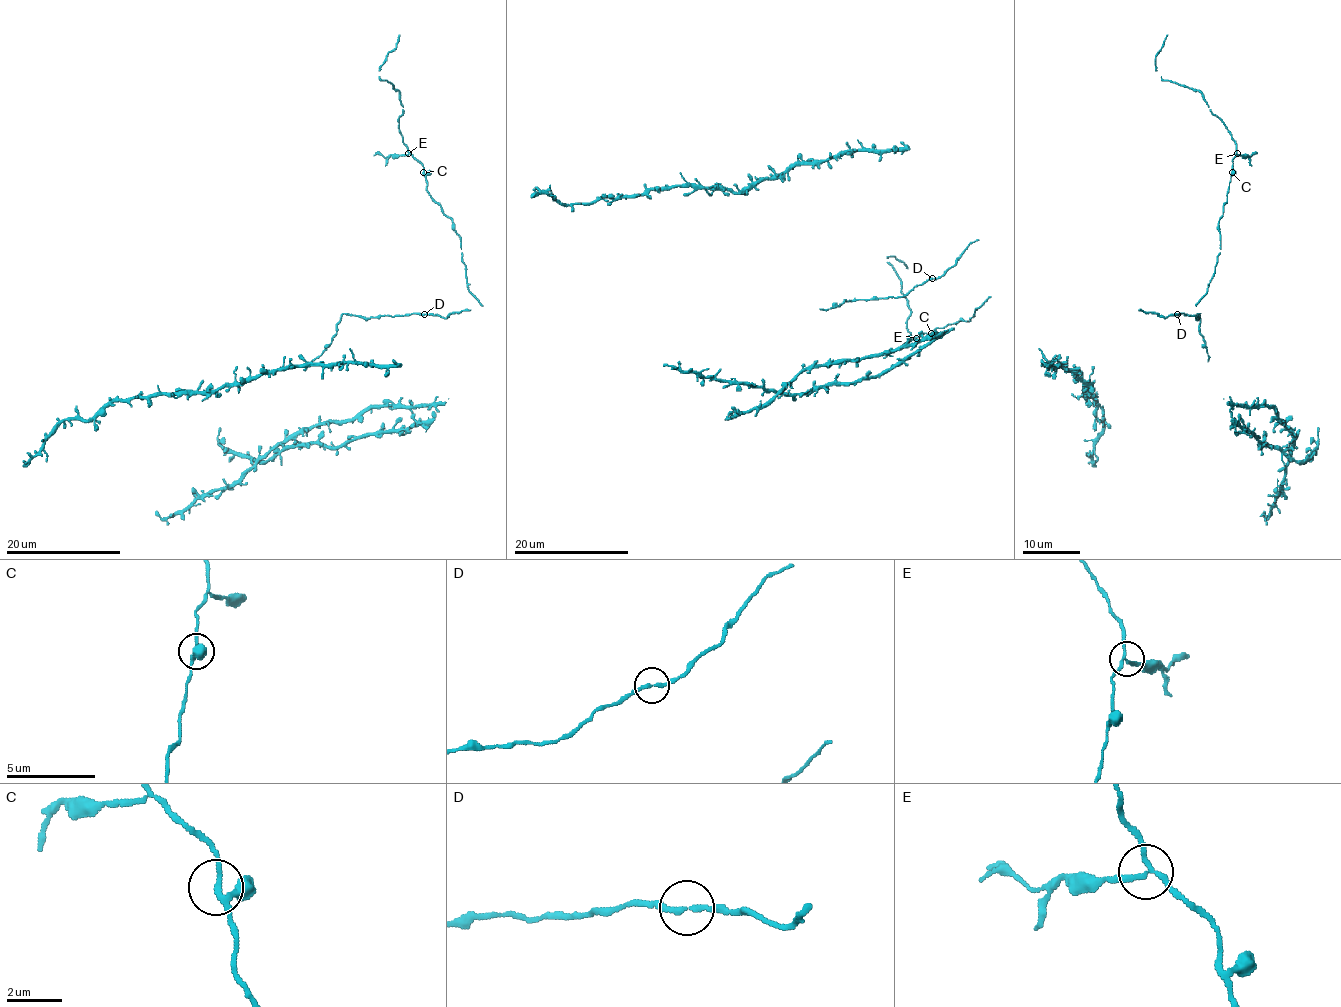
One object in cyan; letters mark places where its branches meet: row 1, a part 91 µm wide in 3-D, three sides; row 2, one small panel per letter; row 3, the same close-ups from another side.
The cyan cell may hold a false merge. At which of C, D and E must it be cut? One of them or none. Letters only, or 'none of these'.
E

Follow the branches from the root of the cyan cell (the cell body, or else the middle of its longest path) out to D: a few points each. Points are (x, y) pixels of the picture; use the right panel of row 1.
D: (1208, 357), (1204, 336), (1199, 331), (1199, 313), (1198, 317), (1178, 314)

